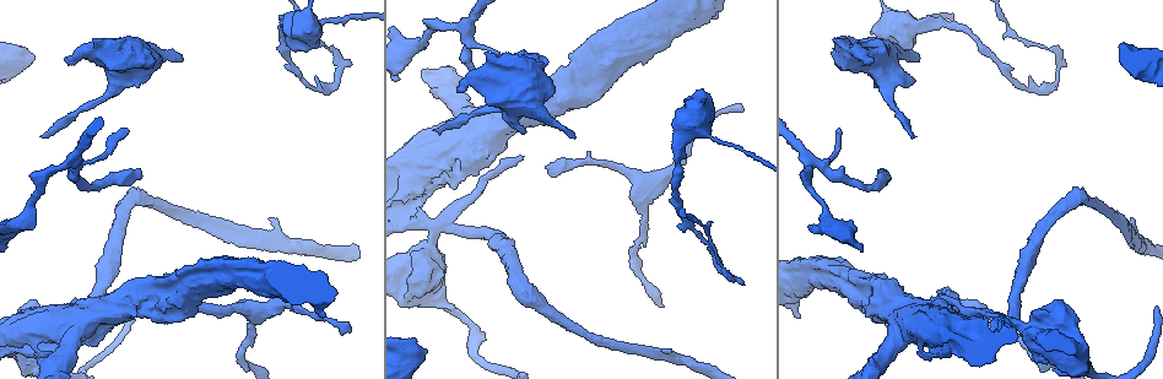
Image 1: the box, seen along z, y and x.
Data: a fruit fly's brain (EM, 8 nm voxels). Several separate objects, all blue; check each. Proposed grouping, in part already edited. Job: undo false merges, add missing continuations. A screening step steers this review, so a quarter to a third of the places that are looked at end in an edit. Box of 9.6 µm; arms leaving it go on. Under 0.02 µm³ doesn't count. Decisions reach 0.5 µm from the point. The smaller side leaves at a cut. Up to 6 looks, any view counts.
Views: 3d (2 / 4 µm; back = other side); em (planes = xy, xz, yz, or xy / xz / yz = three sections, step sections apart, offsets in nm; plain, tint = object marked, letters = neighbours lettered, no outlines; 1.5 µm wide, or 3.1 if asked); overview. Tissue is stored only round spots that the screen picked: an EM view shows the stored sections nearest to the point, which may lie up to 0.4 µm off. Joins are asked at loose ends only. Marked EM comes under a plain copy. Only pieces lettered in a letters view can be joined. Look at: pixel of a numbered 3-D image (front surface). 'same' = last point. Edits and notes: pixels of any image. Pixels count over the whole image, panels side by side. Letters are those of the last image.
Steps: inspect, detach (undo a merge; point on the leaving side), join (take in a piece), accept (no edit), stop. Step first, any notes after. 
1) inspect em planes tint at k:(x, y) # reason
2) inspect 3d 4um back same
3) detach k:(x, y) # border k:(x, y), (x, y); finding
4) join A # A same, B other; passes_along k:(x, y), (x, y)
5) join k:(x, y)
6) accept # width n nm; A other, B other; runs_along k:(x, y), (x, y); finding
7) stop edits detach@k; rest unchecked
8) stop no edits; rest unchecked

inspect em planes letters at 1:(288, 24) # calibre changes

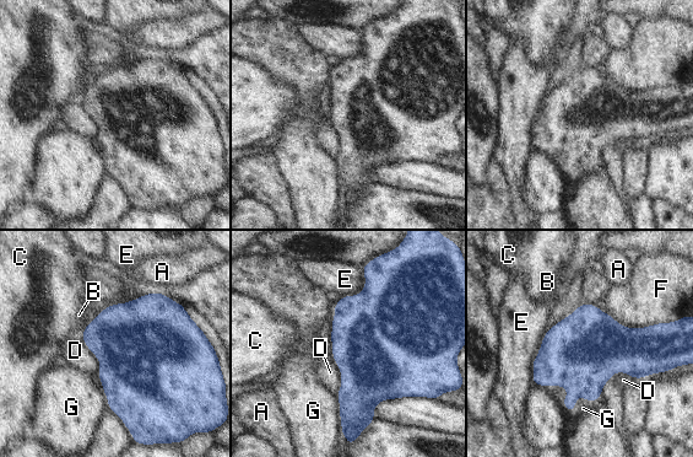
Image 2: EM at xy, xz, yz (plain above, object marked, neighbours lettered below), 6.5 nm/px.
accept # longest_contact G 420 nm; A other, B other, C other, D other, E other, F other, G other; border 2:(331, 353), (340, 370), (336, 392); all the same neuron

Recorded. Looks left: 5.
inspect 3d 4um at 1:(1134, 226) # an open end

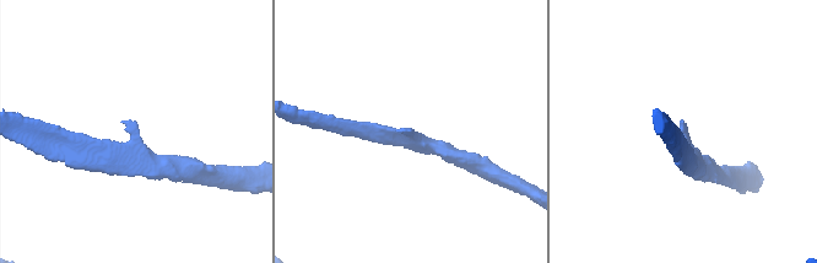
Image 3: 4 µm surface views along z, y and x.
inspect em planes letters at 3:(138, 133) # now the EM

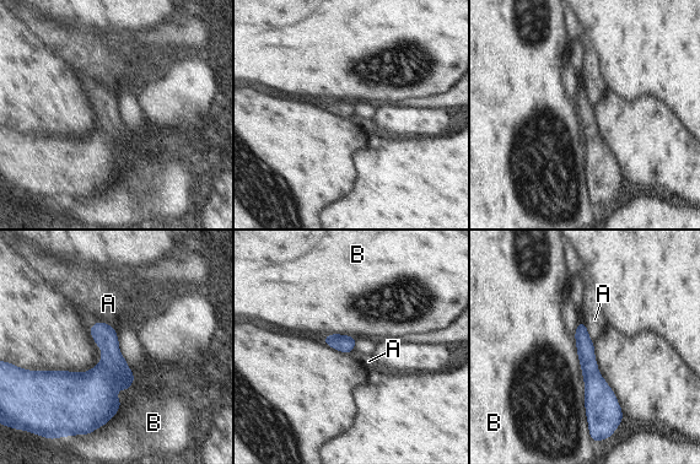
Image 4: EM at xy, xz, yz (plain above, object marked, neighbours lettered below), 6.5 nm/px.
accept # longest_contact B 650 nm; A other, B other; runs_along 4:(581, 325), (593, 381), (593, 421); none of them fits

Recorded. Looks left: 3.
inspect em planes letters at 1:(1059, 58) # sharp bend

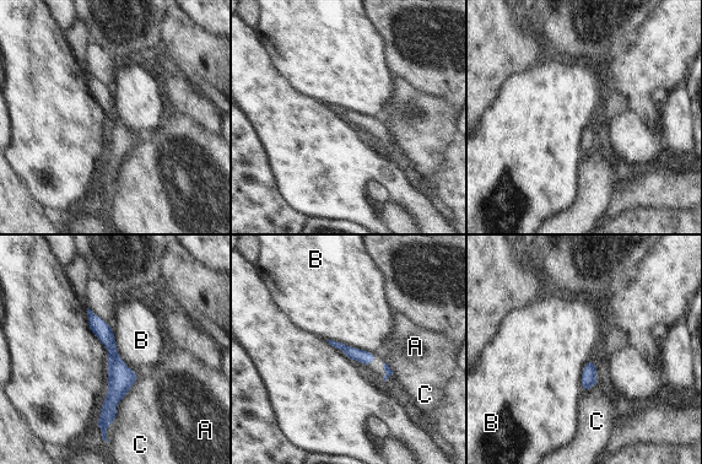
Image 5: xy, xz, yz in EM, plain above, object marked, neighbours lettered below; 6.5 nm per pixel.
accept # A other, B other, C other; one neuron here

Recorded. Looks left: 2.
stop no edits; rest unchecked

